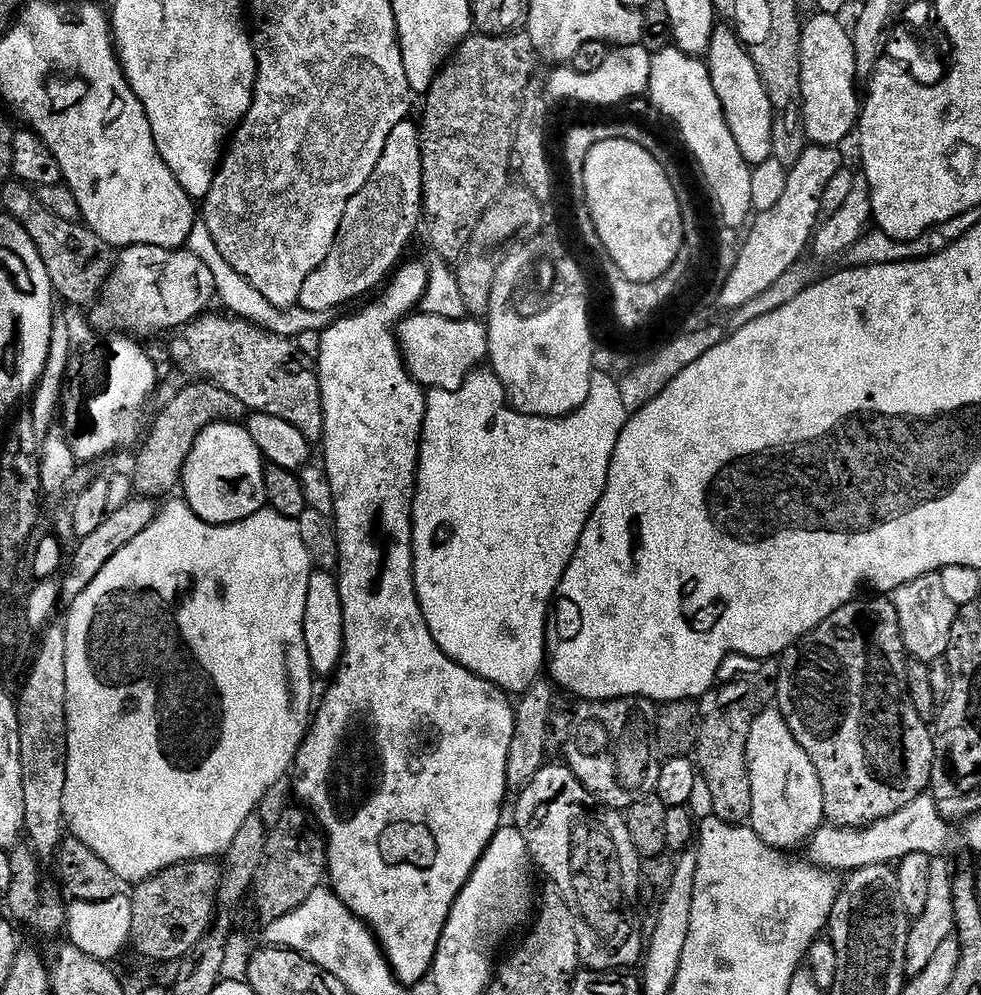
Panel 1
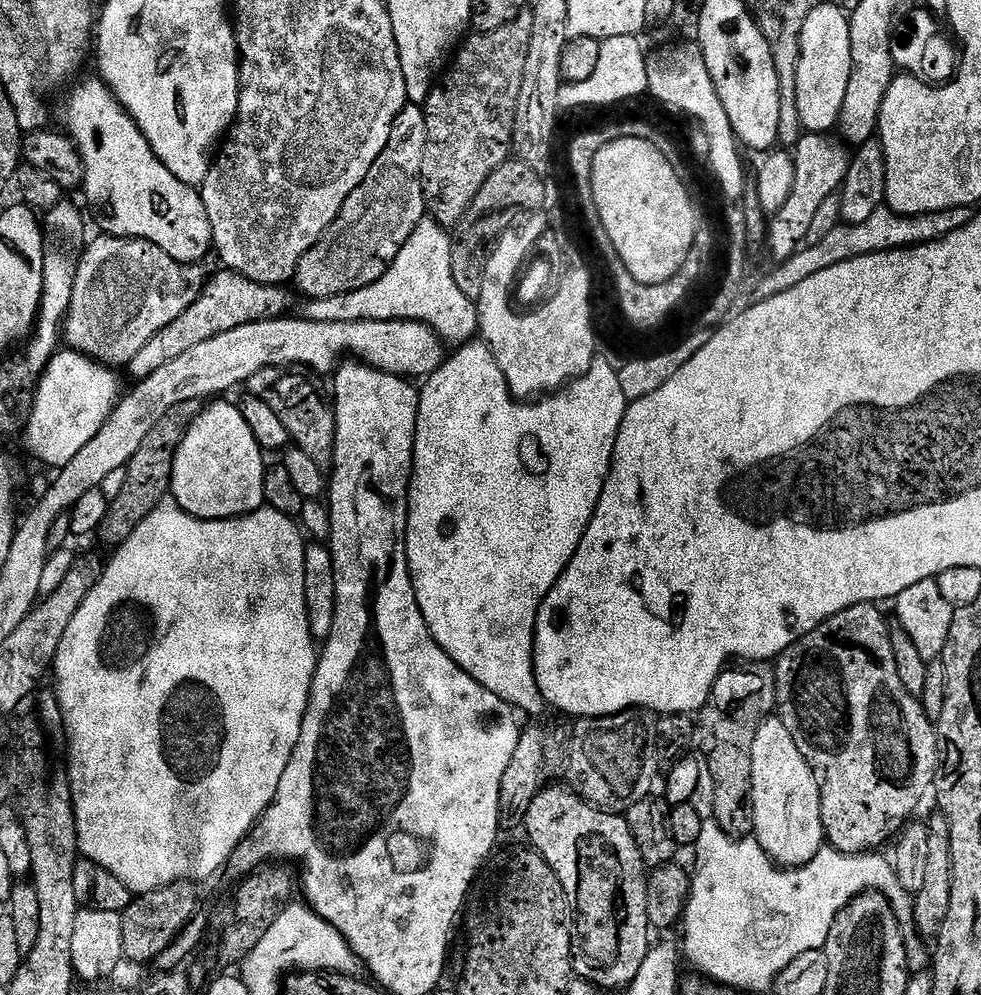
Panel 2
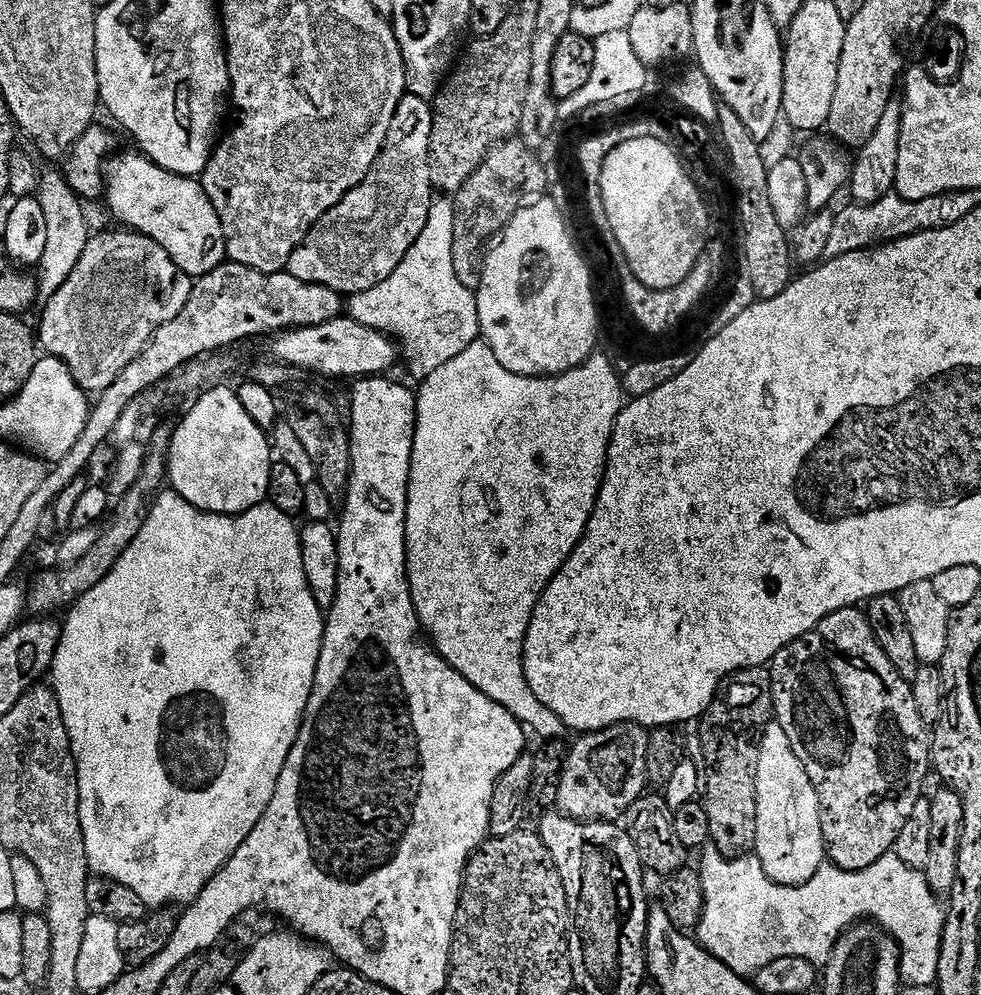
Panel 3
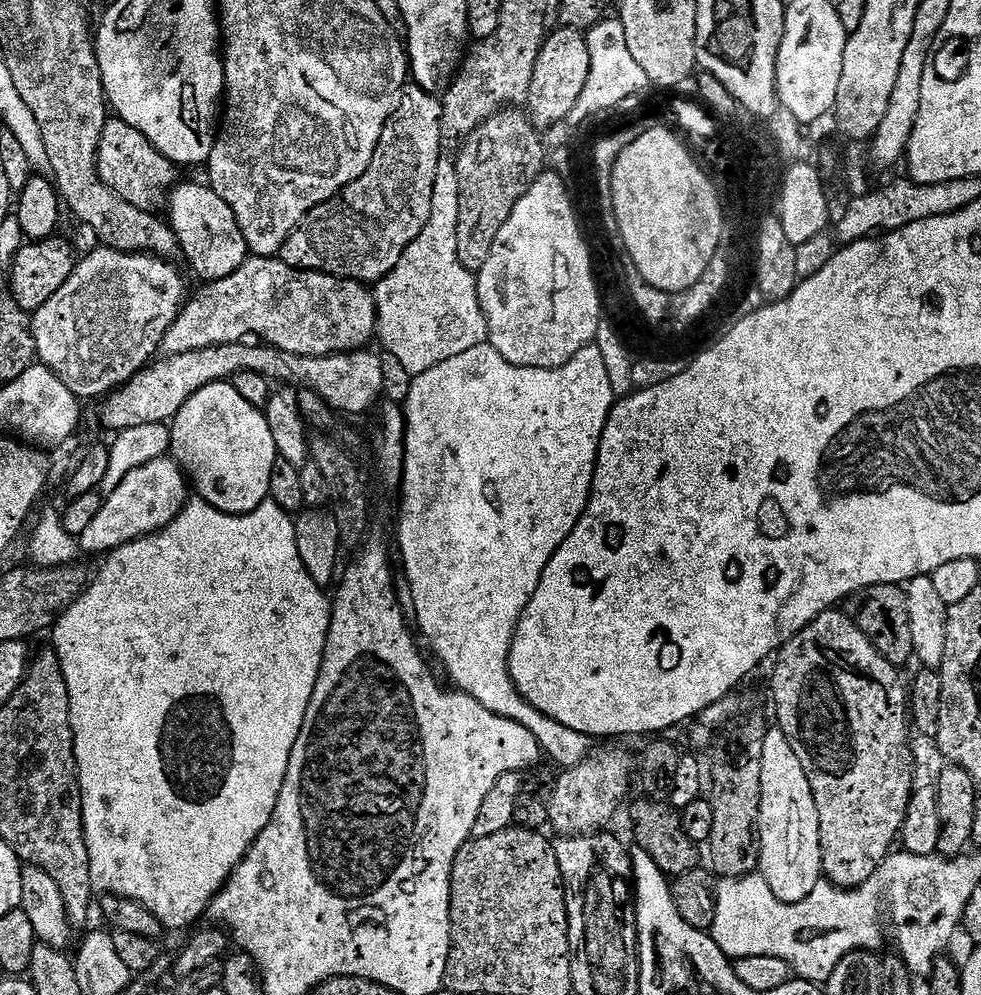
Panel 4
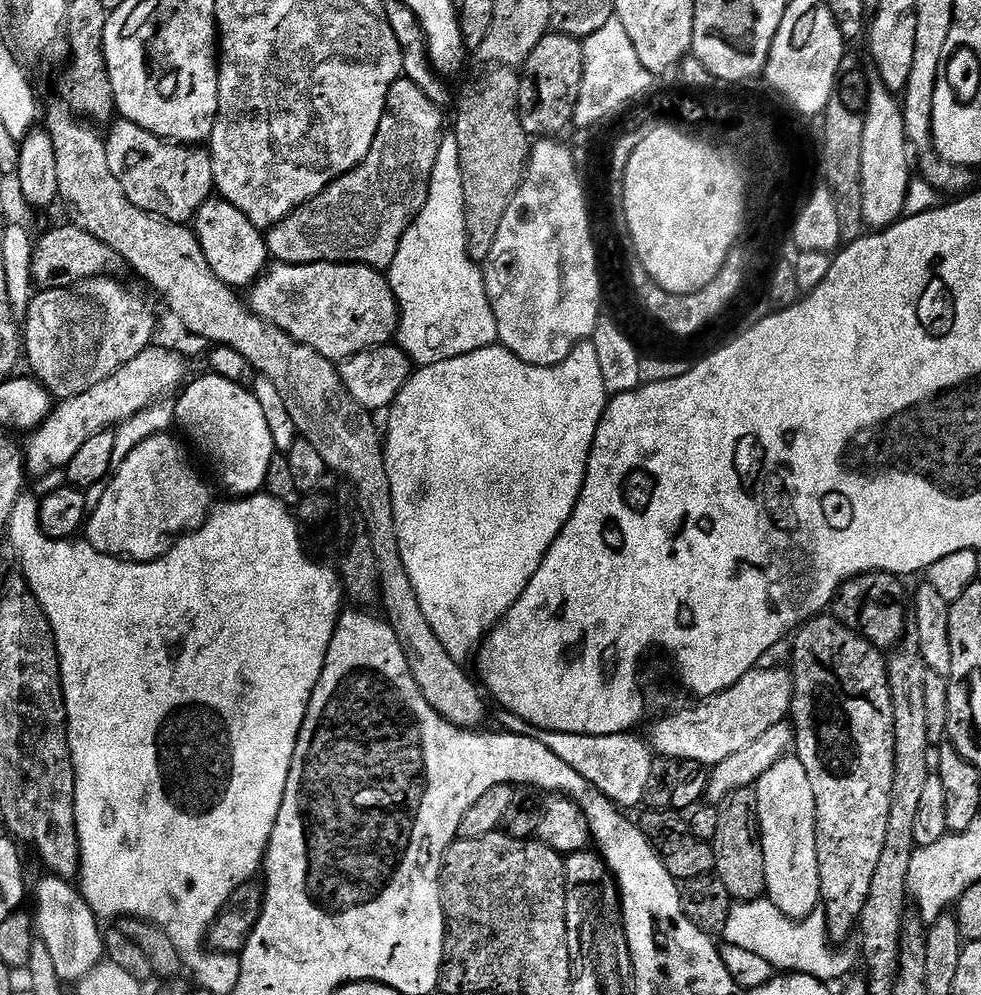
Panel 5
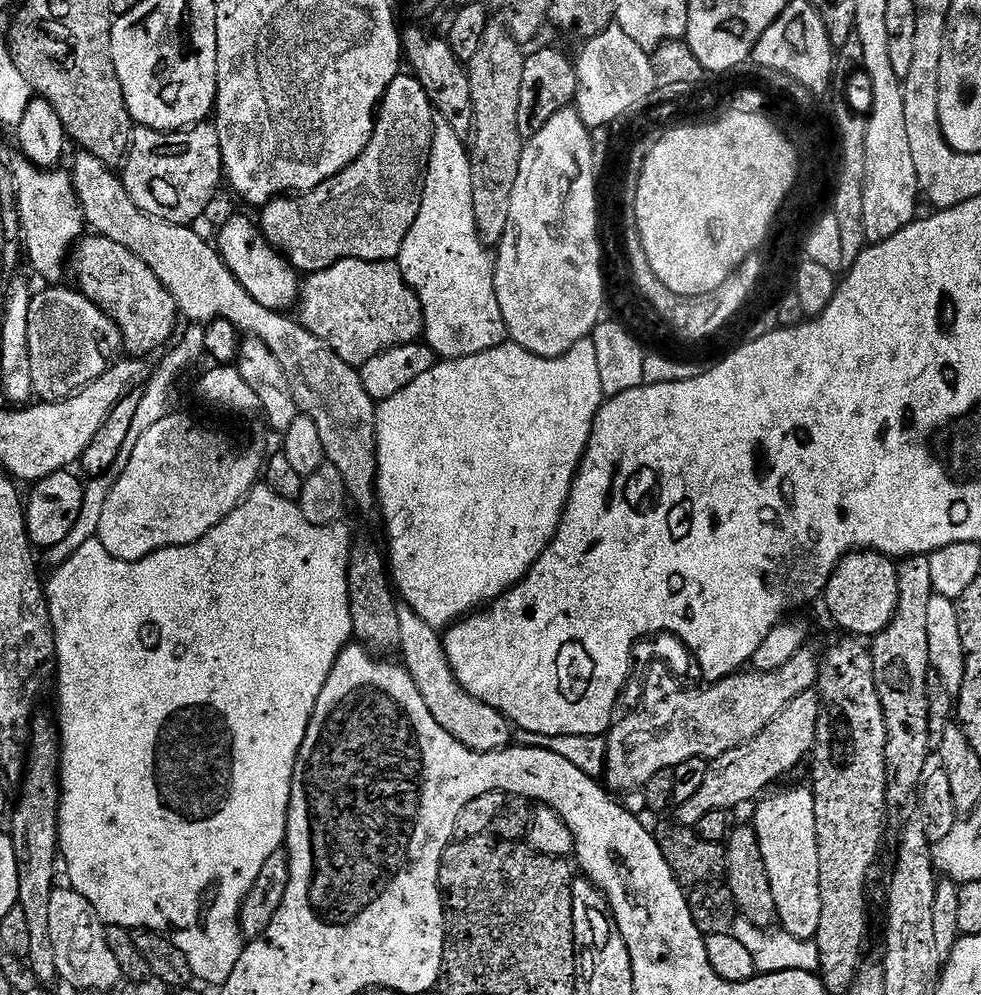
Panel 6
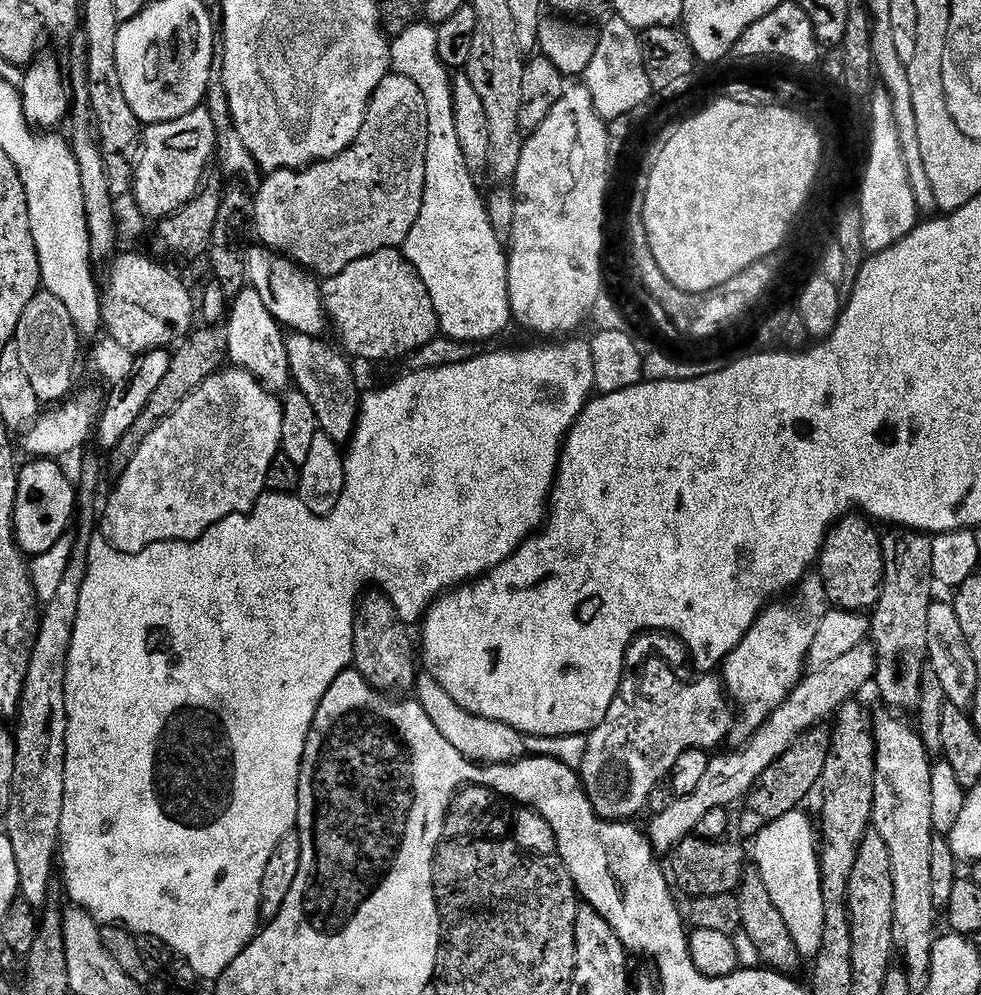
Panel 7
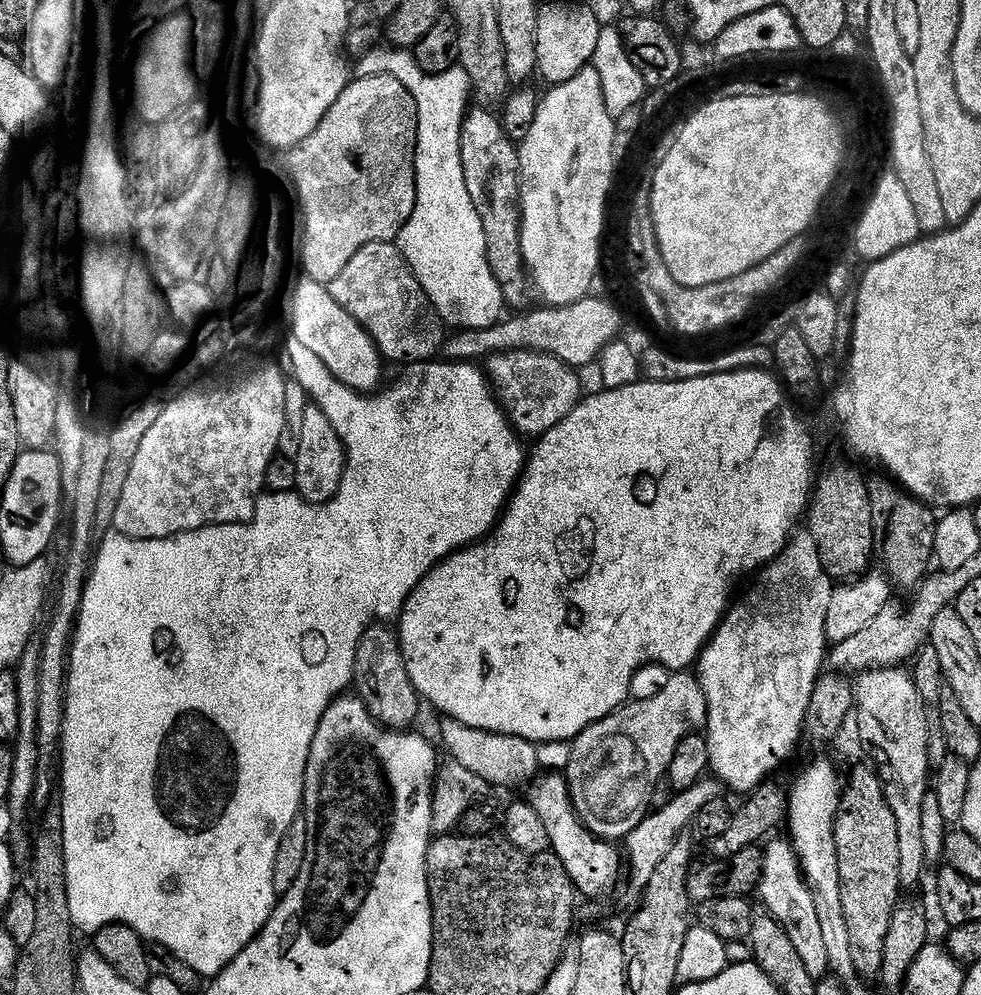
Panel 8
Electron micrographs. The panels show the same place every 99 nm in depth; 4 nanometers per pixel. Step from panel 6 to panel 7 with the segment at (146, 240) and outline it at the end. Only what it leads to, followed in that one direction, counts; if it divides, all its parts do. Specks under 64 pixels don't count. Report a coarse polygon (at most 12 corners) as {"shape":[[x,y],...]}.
{"shape":[[287,337],[291,383],[344,446],[362,388],[339,347]]}

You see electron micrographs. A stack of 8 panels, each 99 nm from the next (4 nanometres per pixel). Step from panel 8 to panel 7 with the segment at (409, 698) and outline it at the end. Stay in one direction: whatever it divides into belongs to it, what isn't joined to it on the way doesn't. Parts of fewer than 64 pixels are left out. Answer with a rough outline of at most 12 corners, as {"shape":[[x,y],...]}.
{"shape":[[365,595],[355,671],[385,694],[416,687],[418,648],[400,611]]}

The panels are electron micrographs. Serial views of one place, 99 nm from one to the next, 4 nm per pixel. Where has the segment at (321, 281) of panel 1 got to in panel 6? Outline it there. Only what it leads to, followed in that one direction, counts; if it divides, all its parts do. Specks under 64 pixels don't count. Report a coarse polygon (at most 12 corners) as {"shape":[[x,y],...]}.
{"shape":[[416,77],[370,142],[258,227],[300,274],[395,261],[422,206],[437,119]]}

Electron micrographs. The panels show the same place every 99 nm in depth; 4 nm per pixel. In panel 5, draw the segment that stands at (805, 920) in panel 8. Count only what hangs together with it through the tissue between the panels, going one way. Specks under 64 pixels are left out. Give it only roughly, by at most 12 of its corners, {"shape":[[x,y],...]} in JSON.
{"shape":[[794,754],[754,785],[766,893],[821,907],[814,790]]}

